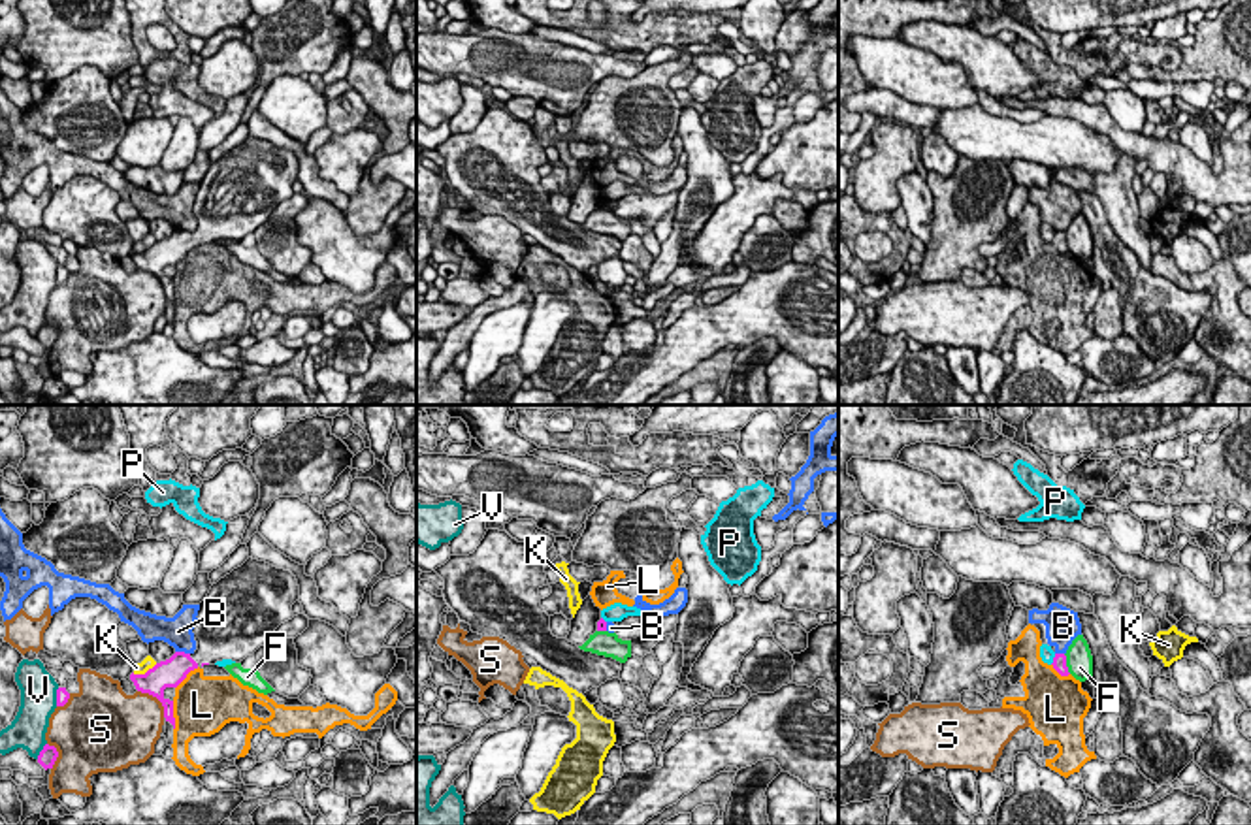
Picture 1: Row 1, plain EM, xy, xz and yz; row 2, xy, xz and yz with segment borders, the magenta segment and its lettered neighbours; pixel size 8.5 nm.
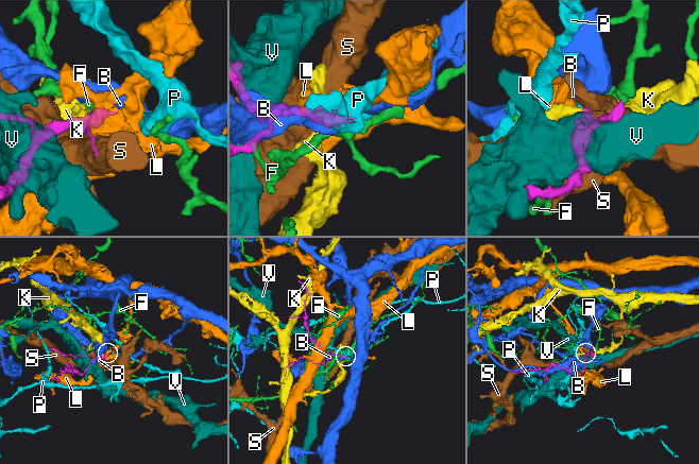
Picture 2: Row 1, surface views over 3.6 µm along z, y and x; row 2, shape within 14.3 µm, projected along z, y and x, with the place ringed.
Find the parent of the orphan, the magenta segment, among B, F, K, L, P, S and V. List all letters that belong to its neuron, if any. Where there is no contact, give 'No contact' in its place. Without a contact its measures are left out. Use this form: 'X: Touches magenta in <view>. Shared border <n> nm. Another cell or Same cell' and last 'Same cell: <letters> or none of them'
B: Touches magenta in xy. Shared border 130 nm. Another cell
F: Touches magenta in yz. Shared border 190 nm. Another cell
K: Touches magenta in xy. Shared border 240 nm. Another cell
L: Touches magenta in xy. Shared border 260 nm. Another cell
P: Touches magenta in yz. Shared border 110 nm. Another cell
S: Touches magenta in xy. Shared border 340 nm. Another cell
V: Touches magenta in xy. Shared border 170 nm. Another cell
Same cell: none of them

